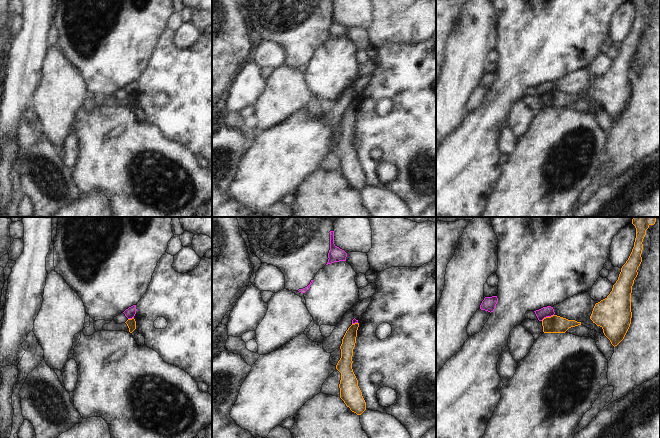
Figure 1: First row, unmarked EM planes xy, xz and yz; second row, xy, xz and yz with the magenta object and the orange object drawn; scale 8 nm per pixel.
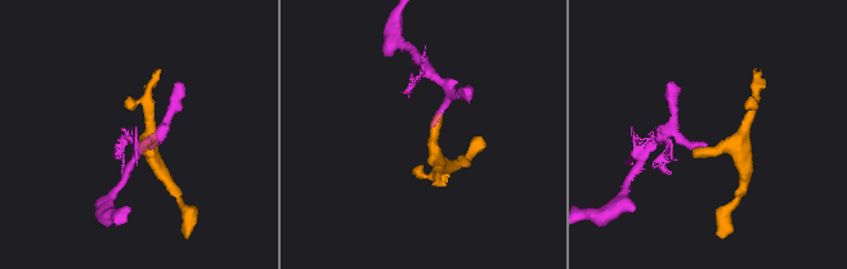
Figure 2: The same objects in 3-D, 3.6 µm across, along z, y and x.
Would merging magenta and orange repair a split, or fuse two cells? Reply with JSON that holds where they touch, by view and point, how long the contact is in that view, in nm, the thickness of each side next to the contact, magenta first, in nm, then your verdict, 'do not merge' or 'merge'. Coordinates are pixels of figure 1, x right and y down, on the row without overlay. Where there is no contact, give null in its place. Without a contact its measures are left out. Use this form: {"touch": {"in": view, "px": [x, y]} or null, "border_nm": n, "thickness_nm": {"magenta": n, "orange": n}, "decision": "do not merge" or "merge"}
{"touch": {"in": "yz", "px": [547, 92]}, "border_nm": 120, "thickness_nm": {"magenta": 90, "orange": 140}, "decision": "do not merge"}

